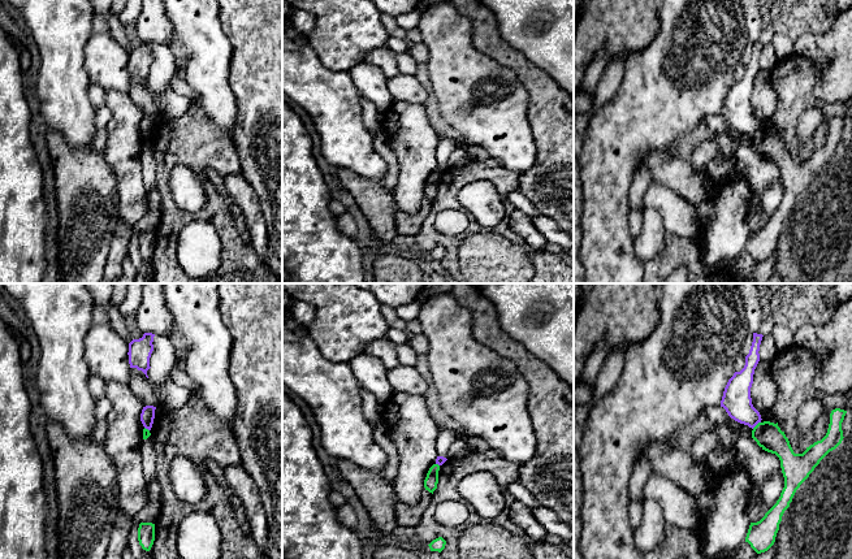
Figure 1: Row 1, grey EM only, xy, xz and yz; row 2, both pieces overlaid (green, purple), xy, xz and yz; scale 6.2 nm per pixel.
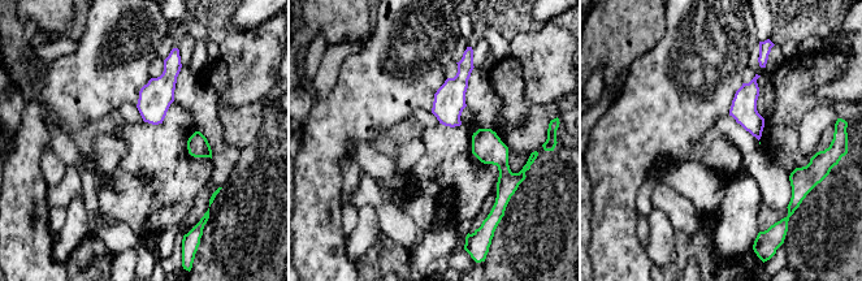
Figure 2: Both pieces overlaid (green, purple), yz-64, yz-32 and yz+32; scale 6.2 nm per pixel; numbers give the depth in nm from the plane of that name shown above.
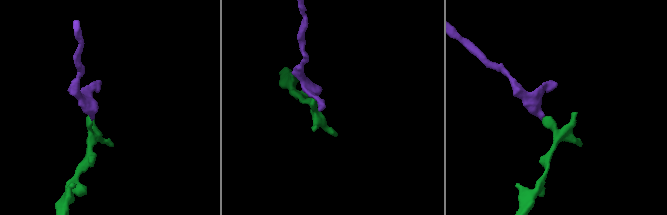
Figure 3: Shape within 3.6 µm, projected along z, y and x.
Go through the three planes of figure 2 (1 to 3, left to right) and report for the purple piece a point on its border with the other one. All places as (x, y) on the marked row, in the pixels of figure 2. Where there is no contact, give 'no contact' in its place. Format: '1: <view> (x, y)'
1: no contact
2: no contact
3: no contact

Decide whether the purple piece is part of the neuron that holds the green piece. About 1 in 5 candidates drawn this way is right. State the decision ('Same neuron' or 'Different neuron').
Different neuron

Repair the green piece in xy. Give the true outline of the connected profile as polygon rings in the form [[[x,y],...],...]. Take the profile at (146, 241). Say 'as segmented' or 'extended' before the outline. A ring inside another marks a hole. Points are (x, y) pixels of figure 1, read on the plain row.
as segmented; [[[140,231],[138,237],[138,250],[143,259],[150,260],[155,250],[155,233]]]

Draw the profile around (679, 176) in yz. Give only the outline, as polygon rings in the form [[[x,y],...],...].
[[[649,151],[644,157],[644,165],[653,179],[678,194],[695,209],[715,196],[705,174],[687,160],[666,152]]]

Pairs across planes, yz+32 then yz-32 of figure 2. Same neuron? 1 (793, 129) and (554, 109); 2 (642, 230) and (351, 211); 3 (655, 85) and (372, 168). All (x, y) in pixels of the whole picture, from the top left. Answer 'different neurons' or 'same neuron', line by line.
1: same neuron
2: same neuron
3: different neurons

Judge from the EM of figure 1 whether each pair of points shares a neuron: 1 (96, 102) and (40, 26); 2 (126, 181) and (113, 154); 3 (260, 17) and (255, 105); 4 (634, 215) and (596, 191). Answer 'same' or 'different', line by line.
1: different
2: same
3: same
4: different

